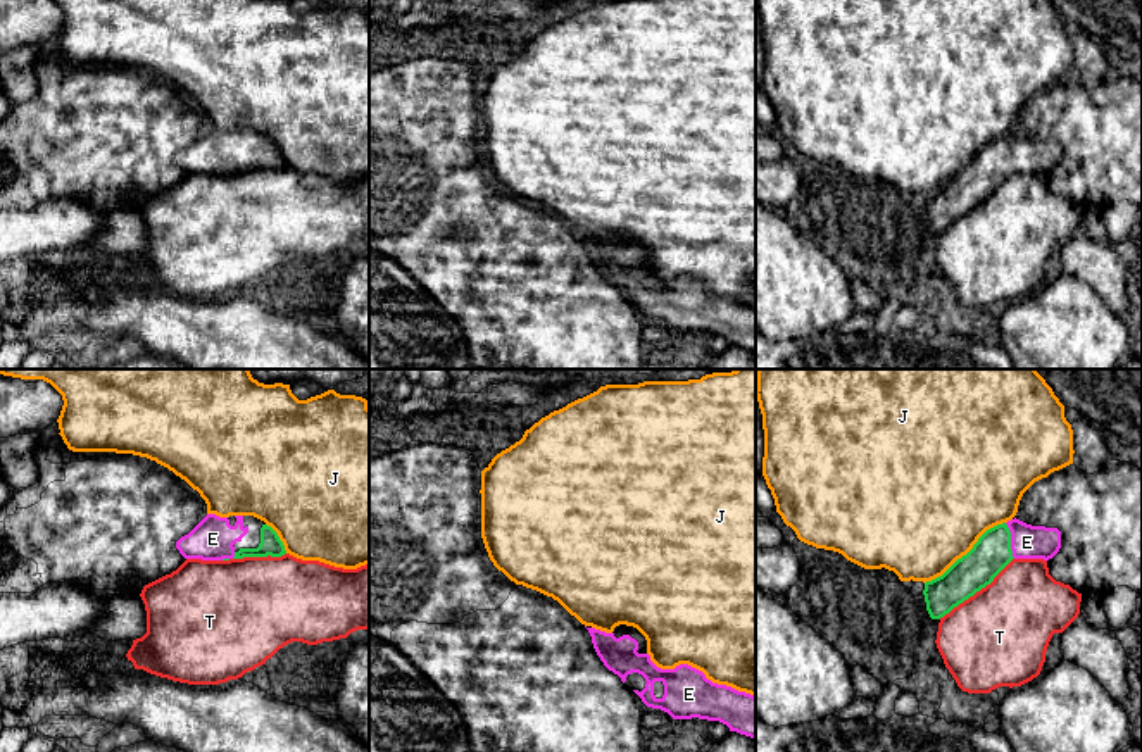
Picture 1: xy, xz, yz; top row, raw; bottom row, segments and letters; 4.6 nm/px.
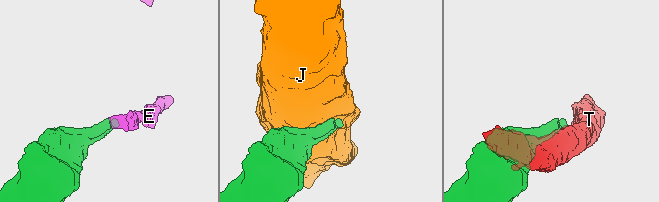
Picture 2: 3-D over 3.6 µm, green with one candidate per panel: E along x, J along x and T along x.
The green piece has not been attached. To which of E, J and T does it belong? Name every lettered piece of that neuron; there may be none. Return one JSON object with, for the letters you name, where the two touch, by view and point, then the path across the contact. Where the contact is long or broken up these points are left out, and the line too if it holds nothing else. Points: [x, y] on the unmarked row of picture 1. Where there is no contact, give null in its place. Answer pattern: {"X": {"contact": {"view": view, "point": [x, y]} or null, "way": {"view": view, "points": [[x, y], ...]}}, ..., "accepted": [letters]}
{"E": {"contact": {"view": "yz", "point": [1010, 154]}}, "accepted": ["E"]}

